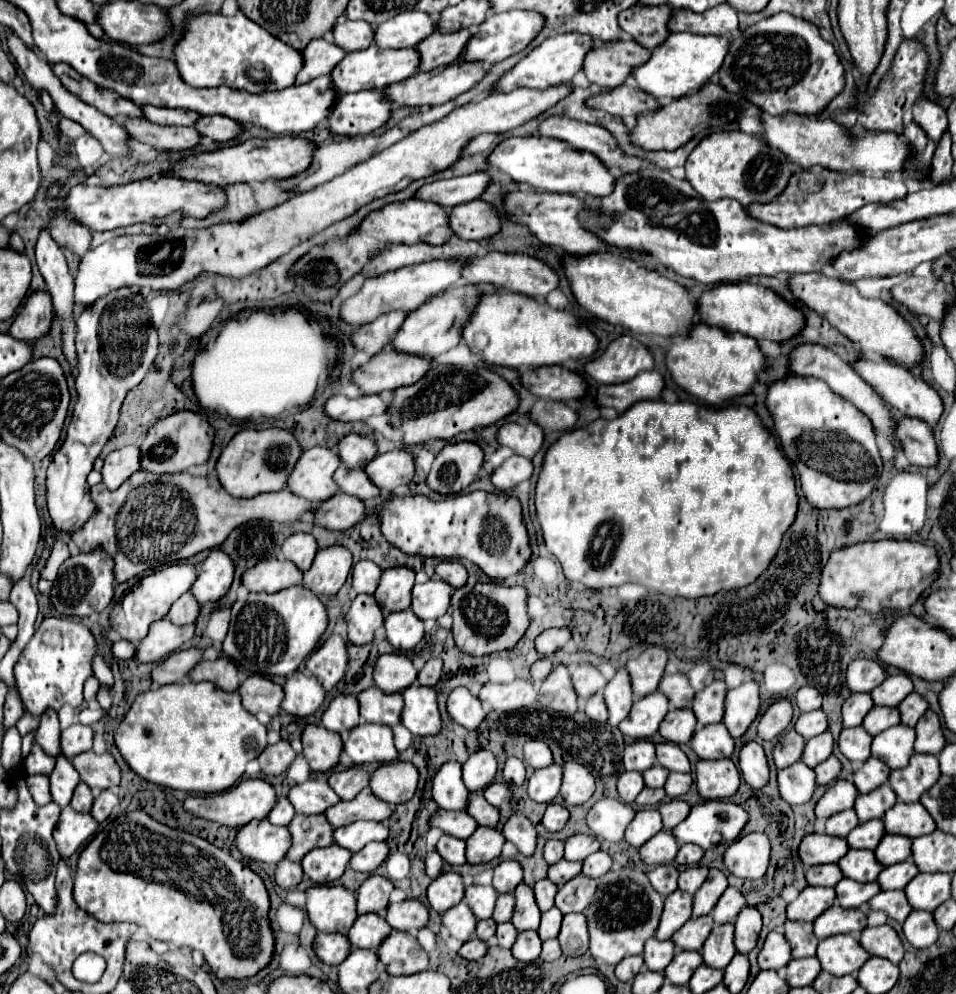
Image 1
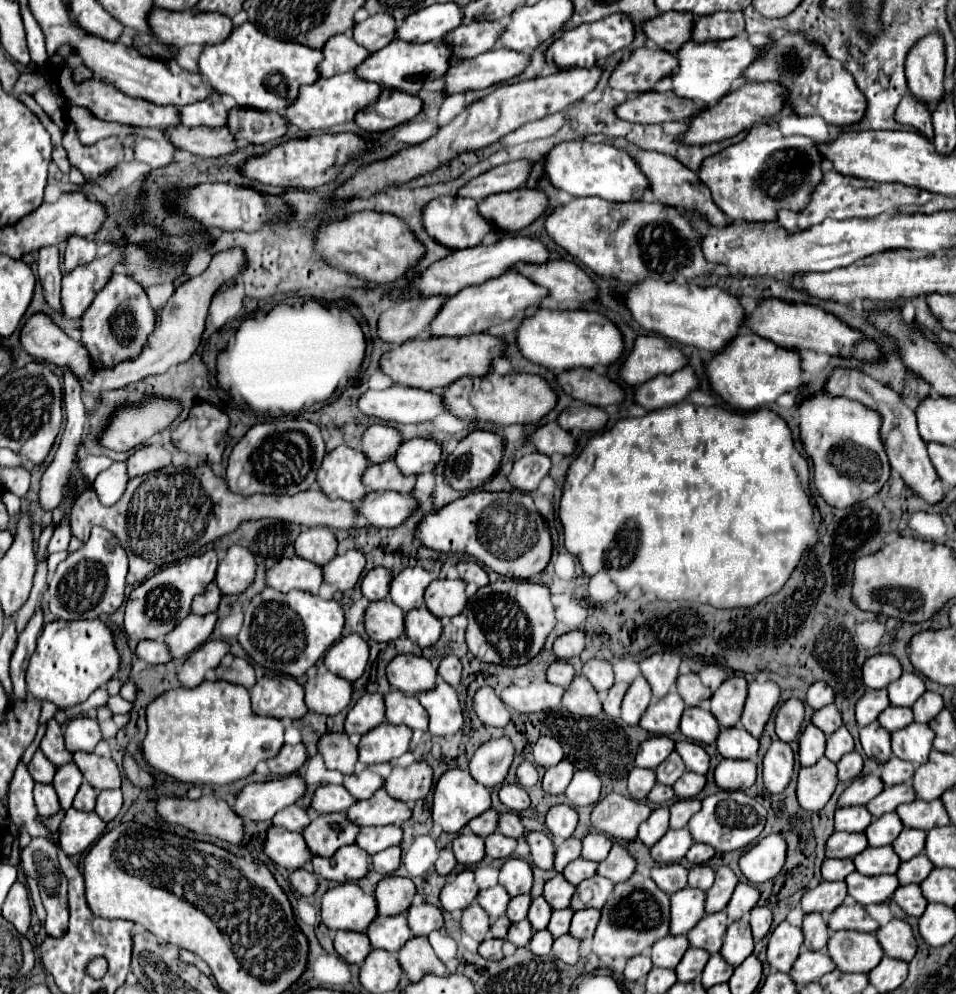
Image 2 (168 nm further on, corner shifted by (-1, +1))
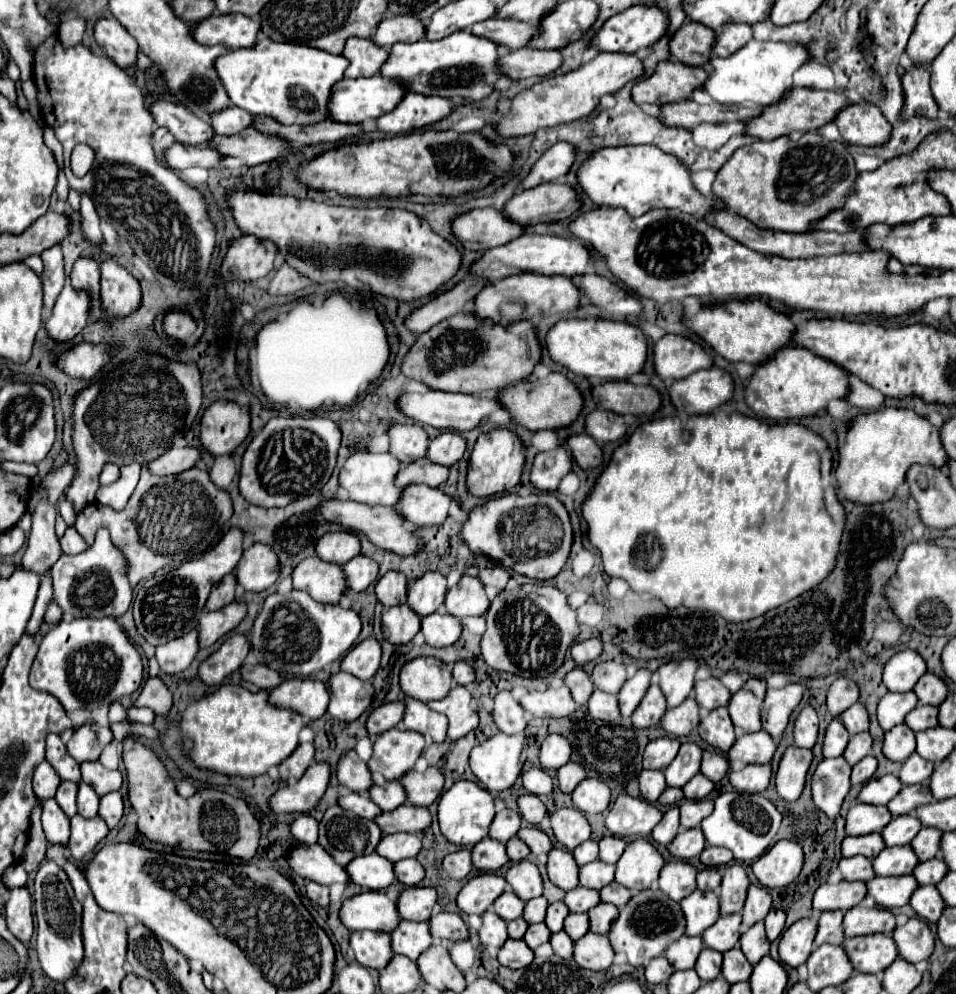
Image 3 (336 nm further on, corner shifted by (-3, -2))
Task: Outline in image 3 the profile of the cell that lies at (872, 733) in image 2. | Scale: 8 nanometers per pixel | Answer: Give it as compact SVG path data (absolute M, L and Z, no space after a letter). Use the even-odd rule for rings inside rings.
M895 725L883 737L883 755L889 761L903 763L915 749L915 733L907 725Z

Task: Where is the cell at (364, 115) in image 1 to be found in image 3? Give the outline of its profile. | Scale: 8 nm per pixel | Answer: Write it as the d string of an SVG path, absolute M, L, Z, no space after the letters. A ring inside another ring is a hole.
M407 93L401 103L391 111L381 115L375 125L385 133L409 133L421 129L449 115L455 107L453 101L443 97L423 97L419 93Z

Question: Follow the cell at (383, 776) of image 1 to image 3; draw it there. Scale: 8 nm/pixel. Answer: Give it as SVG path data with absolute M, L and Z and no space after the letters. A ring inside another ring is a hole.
M427 767L423 773L411 769L405 777L401 777L401 785L407 793L407 803L417 807L429 807L435 799L439 799L443 783L445 779L437 767Z

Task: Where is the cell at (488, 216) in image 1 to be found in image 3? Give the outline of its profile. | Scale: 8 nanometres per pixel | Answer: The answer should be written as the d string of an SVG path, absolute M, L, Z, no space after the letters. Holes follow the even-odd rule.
M543 183L533 189L513 195L503 215L521 227L537 223L553 223L571 217L579 209L581 201L575 191L565 183Z

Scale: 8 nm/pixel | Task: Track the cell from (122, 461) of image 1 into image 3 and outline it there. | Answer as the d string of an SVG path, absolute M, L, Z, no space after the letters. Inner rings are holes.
M171 447L161 457L151 461L149 473L153 475L175 475L191 469L199 461L199 449L193 447Z

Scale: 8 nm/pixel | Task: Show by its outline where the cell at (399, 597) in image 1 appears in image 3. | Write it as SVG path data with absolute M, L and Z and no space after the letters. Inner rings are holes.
M427 571L419 579L407 583L407 605L425 617L435 613L443 605L443 593L447 591L447 581L441 573Z

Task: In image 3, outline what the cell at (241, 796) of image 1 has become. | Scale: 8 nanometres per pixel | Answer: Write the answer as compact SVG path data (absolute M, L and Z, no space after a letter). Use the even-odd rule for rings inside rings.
M311 763L305 775L295 785L285 785L269 797L269 809L277 815L307 813L323 797L329 783L329 765Z

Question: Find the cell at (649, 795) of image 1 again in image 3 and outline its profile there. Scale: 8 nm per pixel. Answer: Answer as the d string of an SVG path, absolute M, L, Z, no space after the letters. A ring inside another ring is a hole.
M665 789L661 793L661 797L659 797L659 803L663 803L663 805L675 805L681 799L683 799L683 791L681 789Z

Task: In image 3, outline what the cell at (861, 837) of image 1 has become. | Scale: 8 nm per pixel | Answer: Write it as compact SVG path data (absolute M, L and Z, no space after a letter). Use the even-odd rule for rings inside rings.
M901 815L901 817L895 817L885 829L881 829L881 837L887 847L907 845L917 835L919 829L921 825L919 821L915 821L913 815Z

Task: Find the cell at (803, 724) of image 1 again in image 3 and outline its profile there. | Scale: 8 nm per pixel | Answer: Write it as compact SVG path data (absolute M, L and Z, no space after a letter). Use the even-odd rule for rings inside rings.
M855 703L851 705L849 709L845 709L841 715L839 715L841 723L845 725L845 729L849 731L849 735L855 735L855 733L861 733L861 731L867 731L869 729L869 719L867 719L867 711L863 709L863 705Z

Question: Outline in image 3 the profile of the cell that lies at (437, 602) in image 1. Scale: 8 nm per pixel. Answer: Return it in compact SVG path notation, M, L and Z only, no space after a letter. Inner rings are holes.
M461 577L461 581L447 591L445 595L445 609L453 617L467 617L467 615L483 615L487 611L489 599L483 591L483 583L477 577Z

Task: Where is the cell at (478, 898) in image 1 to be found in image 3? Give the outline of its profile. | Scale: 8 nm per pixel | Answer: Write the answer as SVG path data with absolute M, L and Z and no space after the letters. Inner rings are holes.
M505 889L493 903L493 911L503 919L503 921L511 921L511 919L519 919L523 915L523 901L519 897L515 897L515 893L511 893L511 889Z

